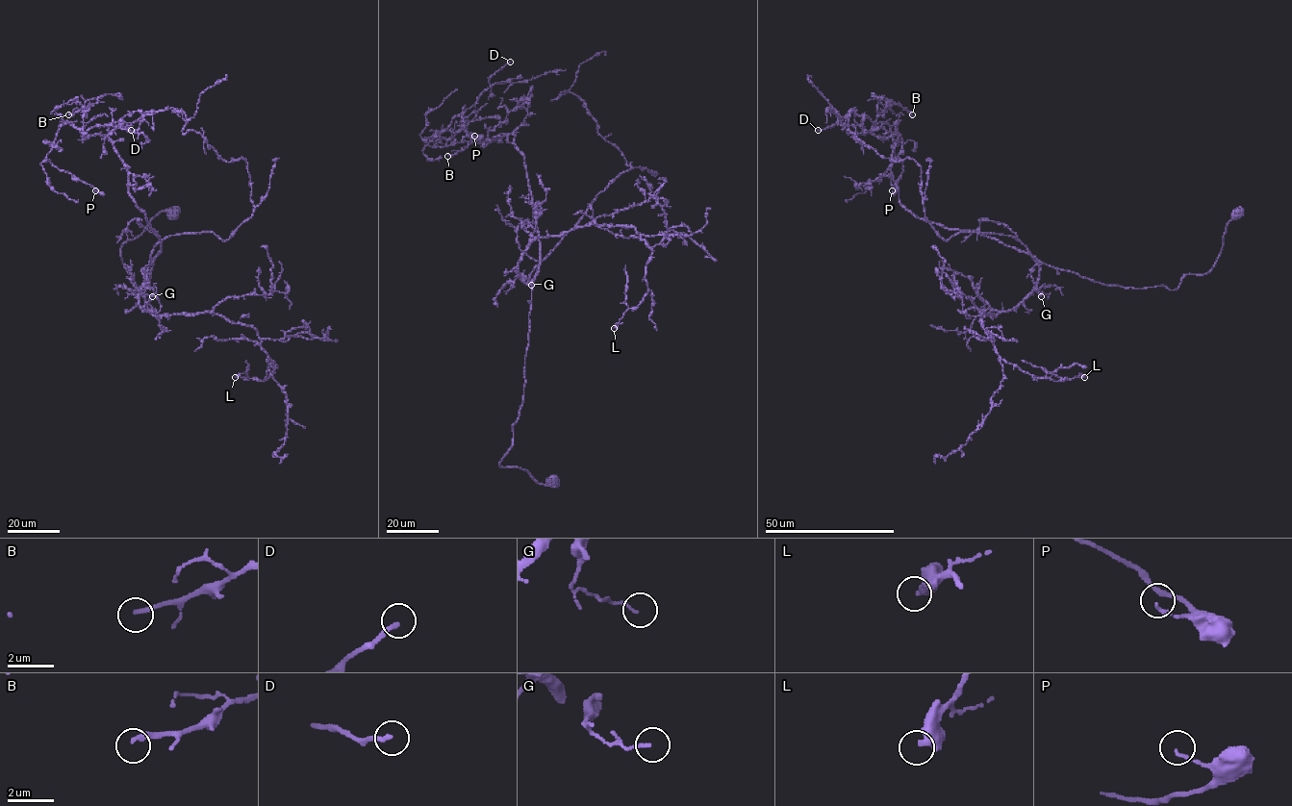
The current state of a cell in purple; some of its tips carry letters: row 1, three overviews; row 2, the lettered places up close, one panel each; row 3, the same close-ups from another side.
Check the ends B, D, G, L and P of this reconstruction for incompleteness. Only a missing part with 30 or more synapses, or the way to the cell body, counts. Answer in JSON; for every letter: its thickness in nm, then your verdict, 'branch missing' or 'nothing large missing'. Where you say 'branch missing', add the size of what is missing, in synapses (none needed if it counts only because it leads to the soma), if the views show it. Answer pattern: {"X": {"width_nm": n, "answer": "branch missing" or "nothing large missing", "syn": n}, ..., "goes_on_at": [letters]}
{"B": {"width_nm": 200, "answer": "branch missing", "syn": 550}, "D": {"width_nm": 200, "answer": "nothing large missing"}, "G": {"width_nm": 120, "answer": "nothing large missing"}, "L": {"width_nm": 440, "answer": "nothing large missing"}, "P": {"width_nm": 130, "answer": "nothing large missing"}, "goes_on_at": ["B"]}

